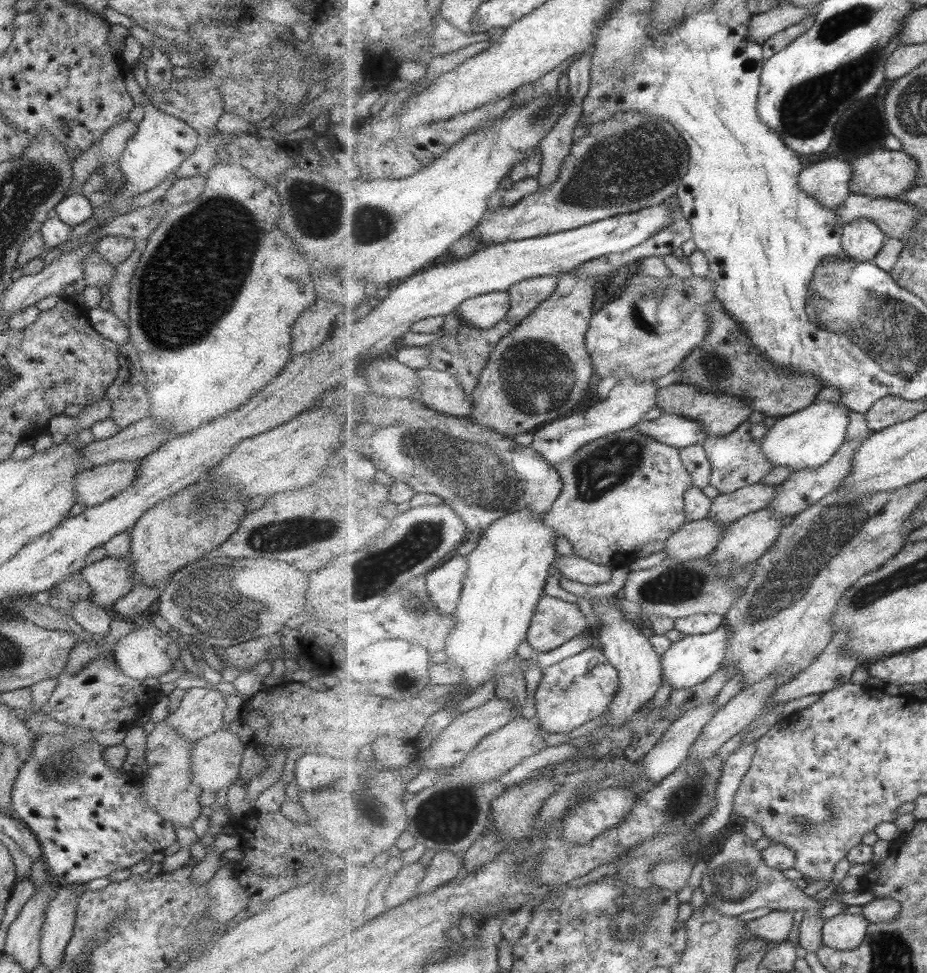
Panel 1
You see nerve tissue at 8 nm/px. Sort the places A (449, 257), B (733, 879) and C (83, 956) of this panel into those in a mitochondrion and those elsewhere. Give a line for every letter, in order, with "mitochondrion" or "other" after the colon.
A: other
B: mitochondrion
C: mitochondrion

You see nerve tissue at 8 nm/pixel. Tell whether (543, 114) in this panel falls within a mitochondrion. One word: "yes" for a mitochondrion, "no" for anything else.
yes

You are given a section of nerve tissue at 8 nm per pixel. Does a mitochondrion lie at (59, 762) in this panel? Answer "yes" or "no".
yes

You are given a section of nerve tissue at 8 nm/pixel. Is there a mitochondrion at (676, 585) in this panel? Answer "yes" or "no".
yes

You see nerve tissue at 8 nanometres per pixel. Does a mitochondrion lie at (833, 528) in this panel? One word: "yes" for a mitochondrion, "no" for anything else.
yes

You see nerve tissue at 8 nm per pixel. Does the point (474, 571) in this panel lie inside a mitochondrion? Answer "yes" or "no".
no

